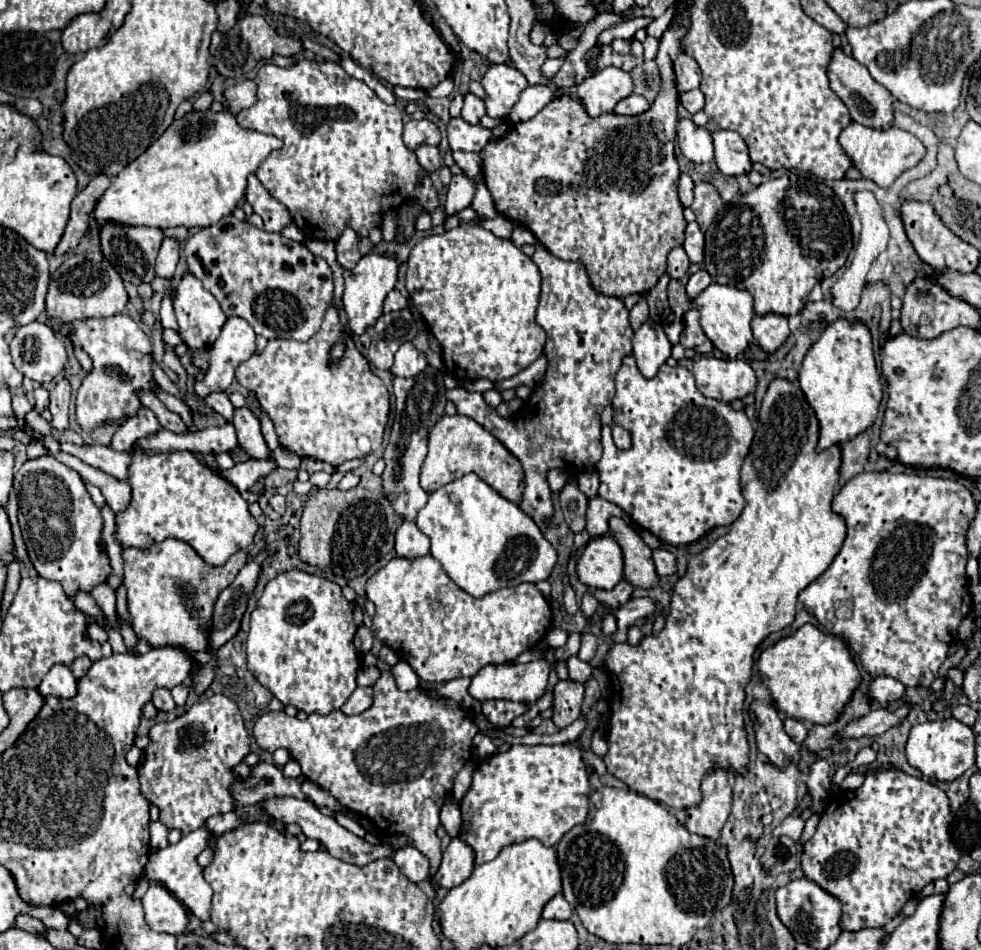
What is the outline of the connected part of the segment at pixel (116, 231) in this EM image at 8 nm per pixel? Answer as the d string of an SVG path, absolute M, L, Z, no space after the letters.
M108 221L100 227L100 247L102 247L104 257L110 261L112 267L118 269L124 281L130 281L134 285L140 285L144 281L152 283L154 259L158 255L162 239L164 235L162 235L162 229L158 227L130 227L130 225L122 225L114 221Z

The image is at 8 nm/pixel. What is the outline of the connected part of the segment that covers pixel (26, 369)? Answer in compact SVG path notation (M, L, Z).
M44 321L18 327L10 341L10 355L14 367L40 385L62 373L68 361L62 339Z

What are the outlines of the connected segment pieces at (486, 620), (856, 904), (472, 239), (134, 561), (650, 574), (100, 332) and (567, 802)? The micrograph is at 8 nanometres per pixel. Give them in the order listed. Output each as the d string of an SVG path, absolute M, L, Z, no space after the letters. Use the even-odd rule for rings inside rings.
M432 555L416 559L390 559L386 567L378 569L366 581L366 597L376 605L376 615L372 619L376 637L430 685L446 683L456 677L472 677L480 671L480 667L484 667L484 663L504 663L504 659L516 659L526 649L534 649L546 637L552 623L550 607L532 583L506 587L484 597L472 597L442 571L442 565Z
M902 771L870 773L862 787L838 791L828 799L814 837L804 843L800 863L808 879L842 901L842 929L858 931L860 927L884 927L924 885L944 879L956 869L960 849L950 839L950 823L950 799L938 785Z
M476 223L458 225L440 235L424 237L410 251L406 273L410 299L440 341L444 369L456 381L502 381L518 375L542 355L546 333L536 323L540 281L540 269L528 255L524 255L512 241L500 239Z
M166 539L164 543L152 545L148 551L140 549L124 549L124 587L128 591L128 611L132 619L132 629L136 631L138 639L146 641L152 649L156 647L176 647L186 651L194 659L194 671L192 671L192 689L196 695L202 695L216 673L216 653L210 649L210 629L212 629L212 611L214 603L224 591L238 571L246 565L246 551L236 551L224 565L212 567L208 565L188 543L178 539Z
M616 517L610 519L610 531L624 553L624 579L634 587L656 587L658 575L652 561L652 551L644 545L638 533Z
M126 313L102 319L88 319L74 325L72 341L92 359L92 371L82 379L76 395L76 421L82 429L94 431L122 417L130 419L144 407L138 391L156 391L152 375L152 343L140 325Z
M568 741L562 745L512 745L506 753L492 755L482 765L476 767L472 775L472 787L460 801L462 811L460 839L464 839L476 851L476 865L492 861L502 847L510 843L520 843L530 837L552 847L574 825L584 823L588 815L588 797L590 797L590 775L582 759L580 741Z

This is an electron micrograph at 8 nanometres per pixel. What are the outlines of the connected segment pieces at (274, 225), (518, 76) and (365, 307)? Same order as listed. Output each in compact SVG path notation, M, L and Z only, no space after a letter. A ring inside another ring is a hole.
M250 175L248 179L246 201L254 207L254 213L258 213L264 219L266 231L282 231L292 223L292 215L286 209L286 205L282 205L276 197L272 197L256 175Z
M506 63L490 65L490 69L482 77L482 87L486 91L484 103L486 103L488 115L506 117L526 85L528 81L518 69Z
M368 253L364 255L358 265L350 271L344 271L344 311L348 315L348 329L346 333L362 335L368 325L374 325L376 319L382 315L382 303L388 295L388 291L394 289L398 279L398 259L394 255L380 255L380 253Z

